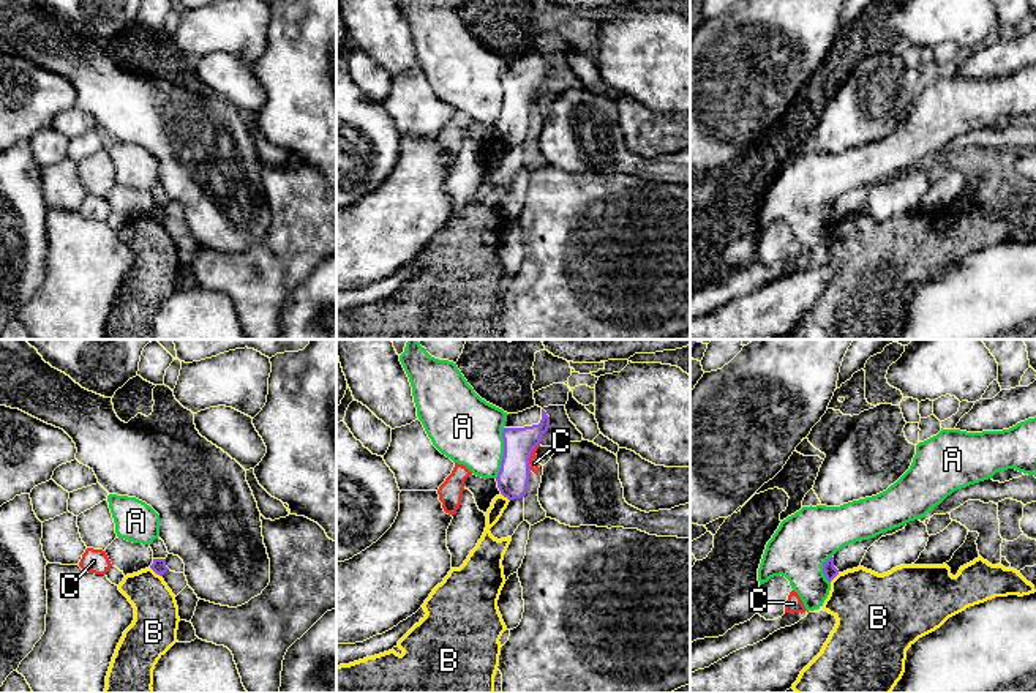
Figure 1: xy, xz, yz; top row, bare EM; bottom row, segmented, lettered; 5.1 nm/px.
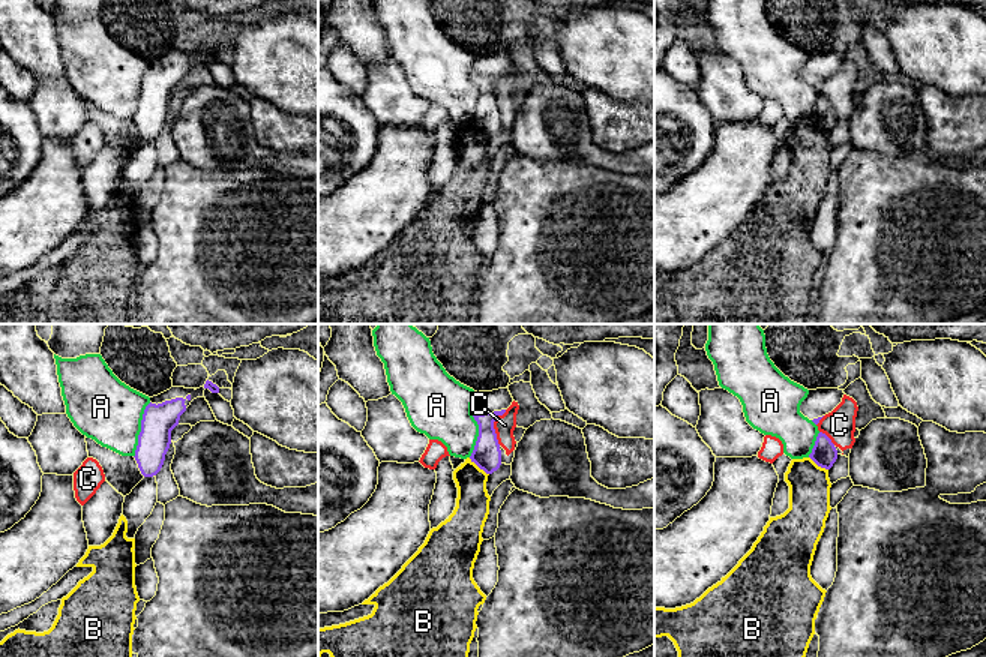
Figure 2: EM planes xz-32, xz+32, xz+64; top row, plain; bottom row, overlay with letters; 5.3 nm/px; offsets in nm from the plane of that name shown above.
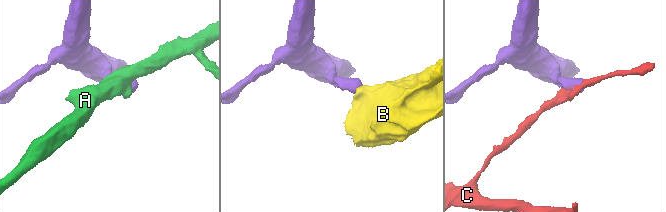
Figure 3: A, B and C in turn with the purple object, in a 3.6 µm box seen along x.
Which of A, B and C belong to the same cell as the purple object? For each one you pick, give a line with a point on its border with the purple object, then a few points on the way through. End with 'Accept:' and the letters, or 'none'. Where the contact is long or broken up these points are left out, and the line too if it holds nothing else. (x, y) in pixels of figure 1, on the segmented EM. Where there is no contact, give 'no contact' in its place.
Accept: none

